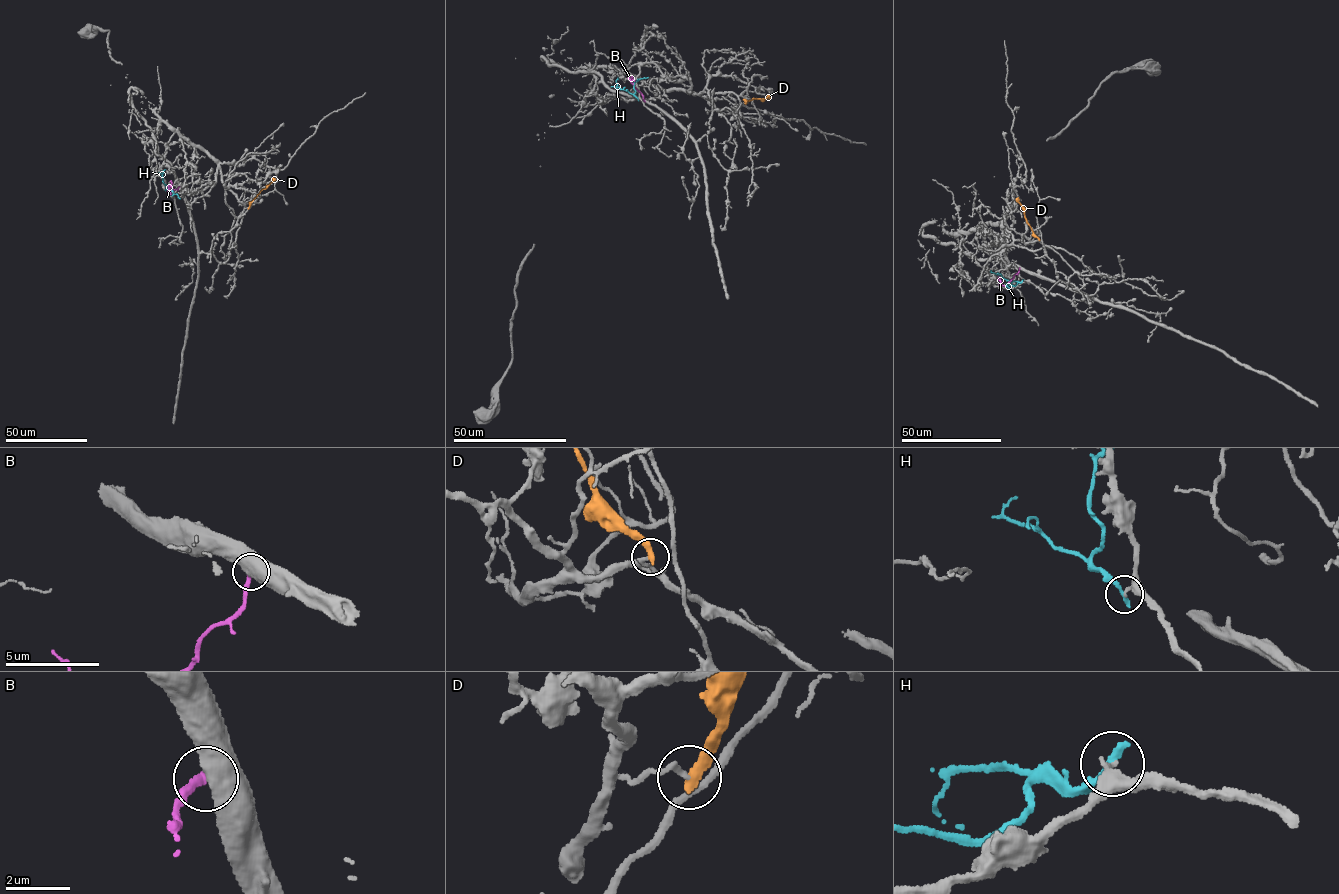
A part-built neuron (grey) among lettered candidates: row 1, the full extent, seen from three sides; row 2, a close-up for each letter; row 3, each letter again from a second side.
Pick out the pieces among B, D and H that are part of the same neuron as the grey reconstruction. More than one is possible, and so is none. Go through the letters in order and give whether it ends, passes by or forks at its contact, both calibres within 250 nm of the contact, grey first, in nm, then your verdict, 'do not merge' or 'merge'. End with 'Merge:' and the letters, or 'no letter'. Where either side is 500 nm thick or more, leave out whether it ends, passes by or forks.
B: calibres 500 and 260 nm; do not merge
D: it ends; calibres 170 and 360 nm; do not merge
H: it ends; calibres 200 and 260 nm; do not merge
Merge: no letter

